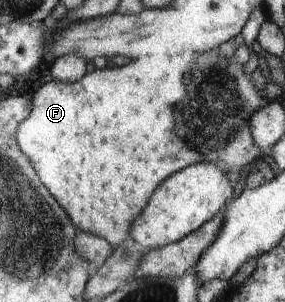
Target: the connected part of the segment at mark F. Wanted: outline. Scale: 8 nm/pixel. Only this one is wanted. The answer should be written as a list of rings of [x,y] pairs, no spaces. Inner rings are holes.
[[[214,48],[203,53],[189,52],[183,53],[183,55],[163,55],[163,57],[143,55],[141,59],[129,61],[125,67],[95,68],[94,71],[87,72],[85,77],[72,84],[51,81],[40,87],[33,96],[34,110],[17,128],[18,146],[30,159],[41,183],[47,187],[59,203],[63,203],[63,207],[67,207],[66,214],[71,215],[71,219],[75,219],[75,223],[79,223],[79,230],[106,239],[107,243],[114,246],[121,245],[127,239],[131,239],[131,223],[146,209],[151,196],[158,189],[157,185],[159,183],[162,185],[176,171],[203,162],[217,163],[241,170],[245,165],[250,165],[262,156],[260,147],[257,147],[251,135],[250,118],[259,107],[268,103],[269,100],[264,97],[267,90],[259,90],[253,83],[251,75],[239,73],[241,69],[243,69],[243,64],[239,63],[234,56],[227,59],[219,53],[218,48]]]

